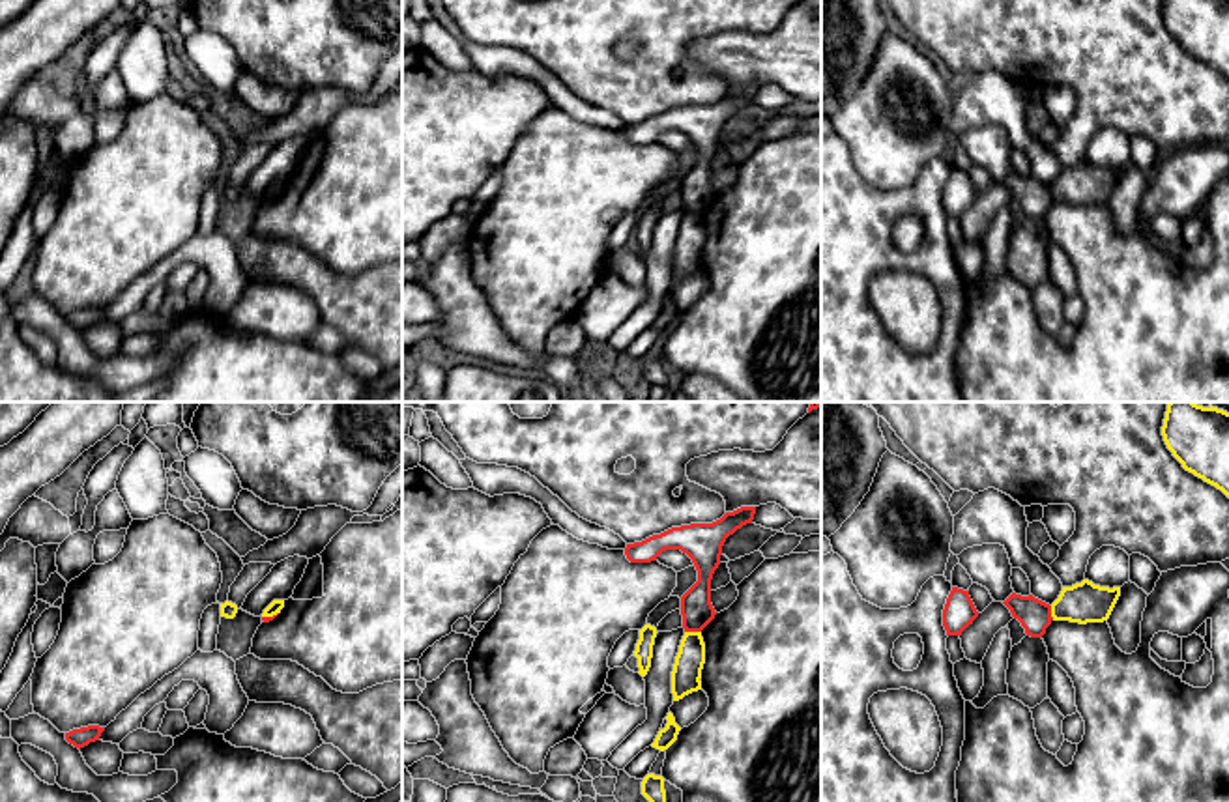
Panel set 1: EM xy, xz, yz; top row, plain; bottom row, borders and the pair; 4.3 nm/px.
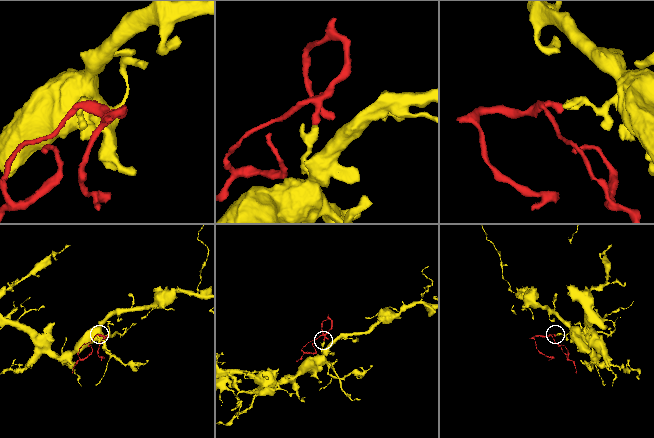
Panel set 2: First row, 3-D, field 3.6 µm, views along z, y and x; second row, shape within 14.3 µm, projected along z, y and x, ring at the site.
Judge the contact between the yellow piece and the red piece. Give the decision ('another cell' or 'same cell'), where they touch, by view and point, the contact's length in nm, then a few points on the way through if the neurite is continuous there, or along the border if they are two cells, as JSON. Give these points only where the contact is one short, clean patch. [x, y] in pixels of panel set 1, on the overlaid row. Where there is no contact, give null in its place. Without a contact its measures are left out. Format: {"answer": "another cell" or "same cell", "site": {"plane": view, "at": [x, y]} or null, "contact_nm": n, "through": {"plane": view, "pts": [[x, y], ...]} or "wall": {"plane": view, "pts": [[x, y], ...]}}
{"answer": "another cell", "site": {"plane": "xz", "at": [693, 632]}, "contact_nm": 70, "wall": {"plane": "xz", "pts": [[685, 630], [700, 632]]}}

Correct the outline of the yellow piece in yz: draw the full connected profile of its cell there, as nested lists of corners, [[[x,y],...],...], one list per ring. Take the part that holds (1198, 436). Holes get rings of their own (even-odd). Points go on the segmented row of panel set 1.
[[[1169,402],[1162,436],[1182,467],[1229,497],[1229,413]]]

